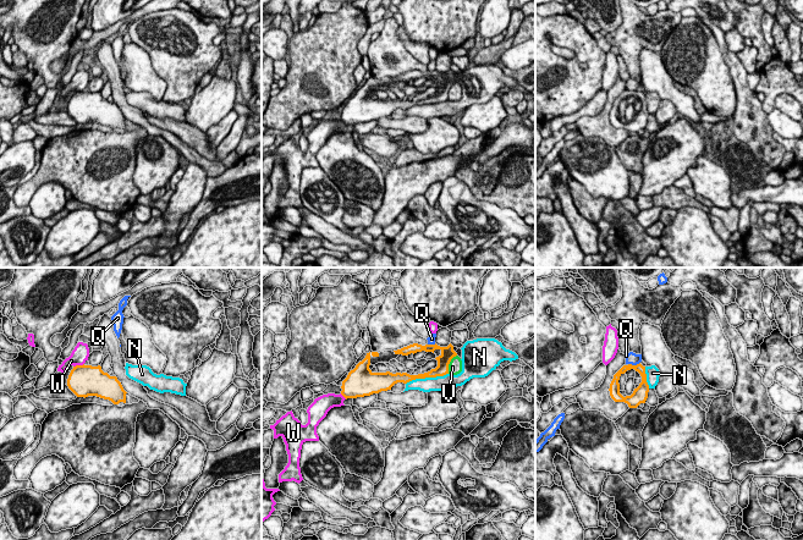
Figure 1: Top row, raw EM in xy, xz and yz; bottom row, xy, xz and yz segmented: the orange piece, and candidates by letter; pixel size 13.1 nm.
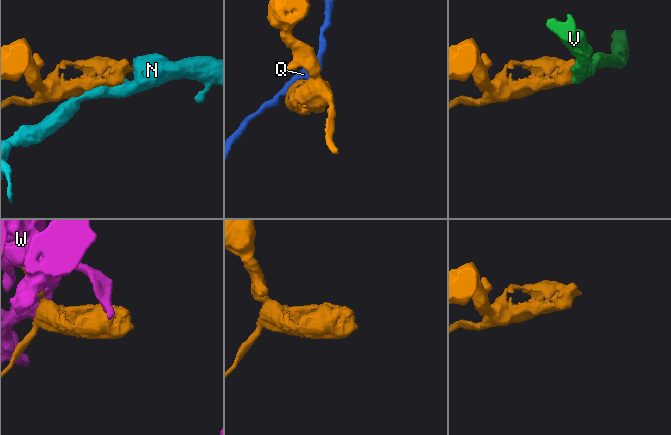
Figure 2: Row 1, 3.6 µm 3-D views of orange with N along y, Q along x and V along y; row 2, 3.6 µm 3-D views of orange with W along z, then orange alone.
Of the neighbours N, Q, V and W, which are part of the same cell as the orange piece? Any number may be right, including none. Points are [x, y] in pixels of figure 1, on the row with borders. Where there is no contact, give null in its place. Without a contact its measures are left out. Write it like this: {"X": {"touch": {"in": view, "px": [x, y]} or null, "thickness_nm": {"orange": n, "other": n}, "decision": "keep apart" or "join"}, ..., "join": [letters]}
{"N": {"touch": {"in": "xz", "px": [427, 376]}, "thickness_nm": {"orange": 160, "other": 190}, "decision": "join"}, "Q": {"touch": {"in": "yz", "px": [633, 365]}, "thickness_nm": {"orange": 120, "other": 160}, "decision": "keep apart"}, "V": {"touch": {"in": "xz", "px": [449, 363]}, "thickness_nm": {"orange": 180, "other": 190}, "decision": "keep apart"}, "W": {"touch": {"in": "xy", "px": [78, 365]}, "thickness_nm": {"orange": 420, "other": 220}, "decision": "keep apart"}, "join": ["N"]}

